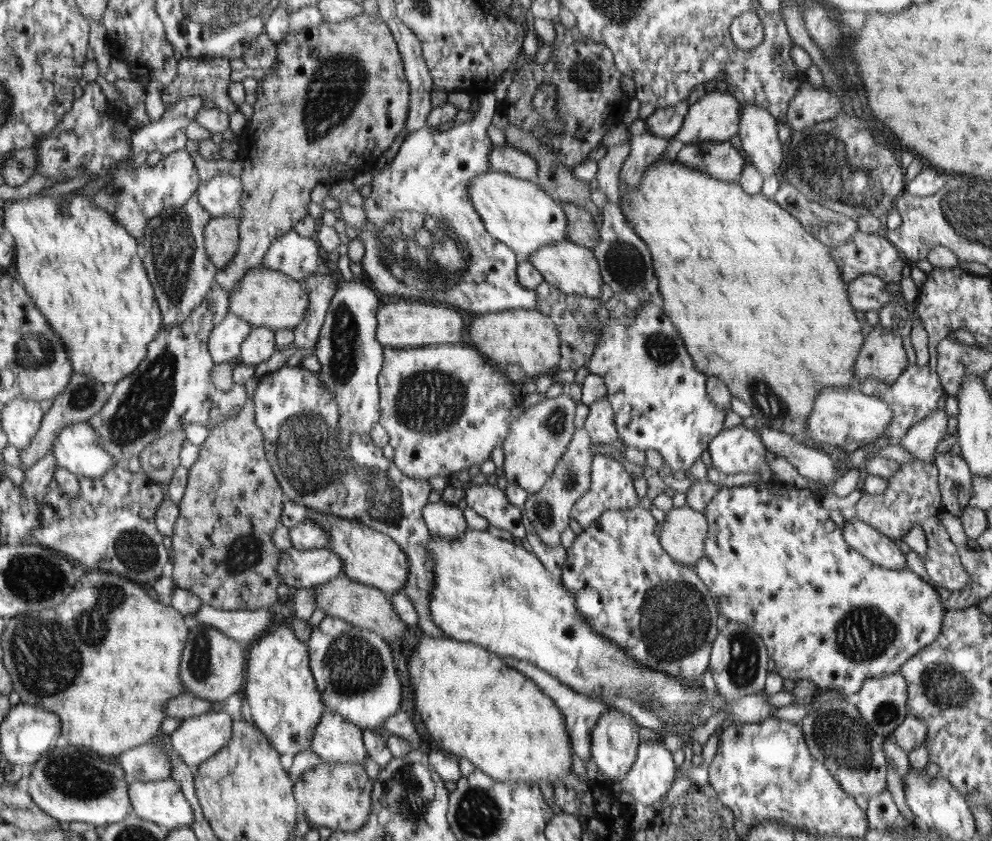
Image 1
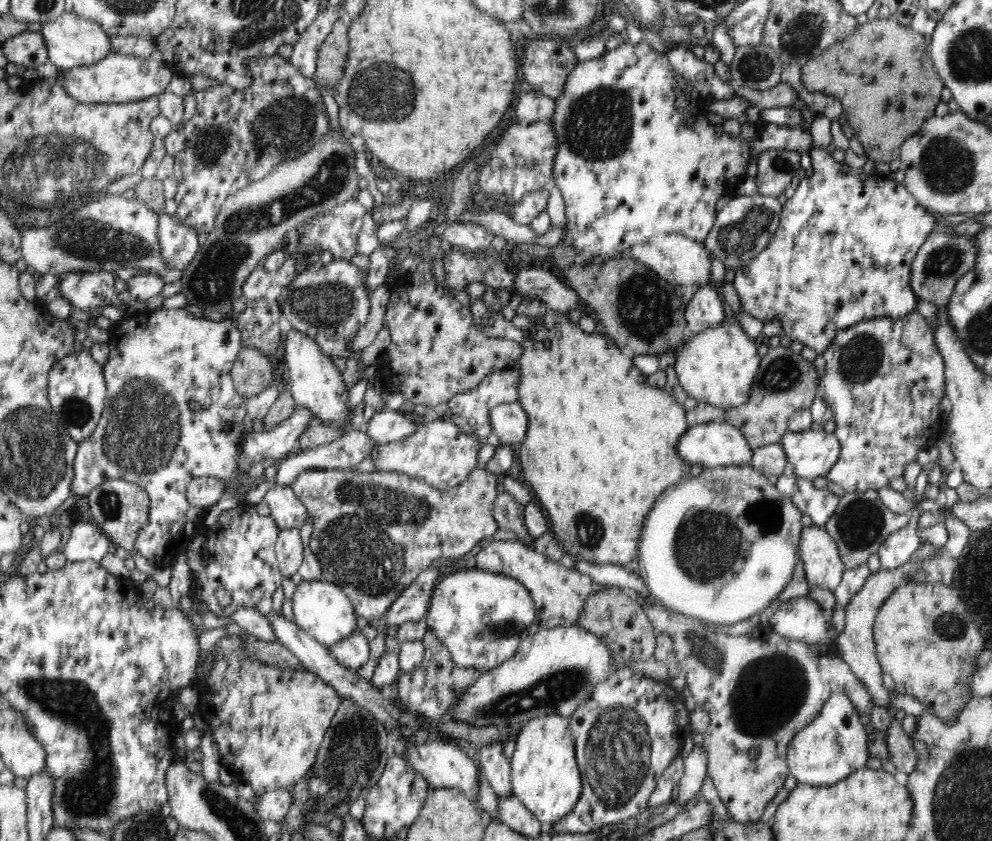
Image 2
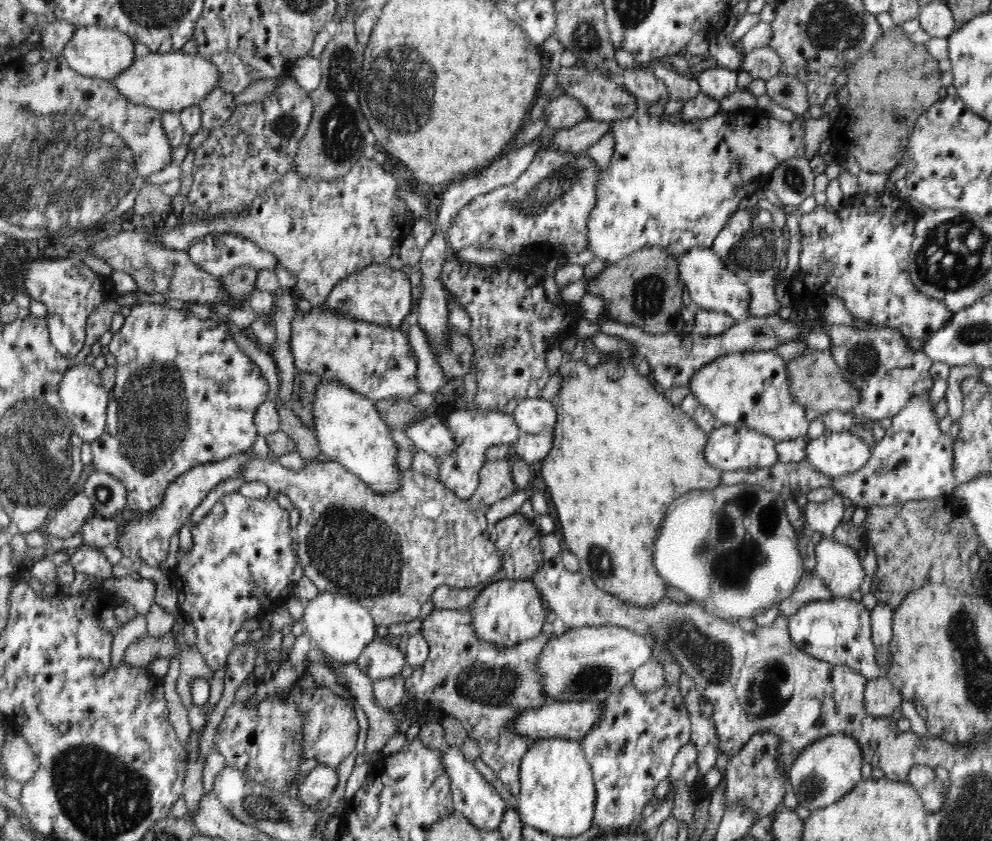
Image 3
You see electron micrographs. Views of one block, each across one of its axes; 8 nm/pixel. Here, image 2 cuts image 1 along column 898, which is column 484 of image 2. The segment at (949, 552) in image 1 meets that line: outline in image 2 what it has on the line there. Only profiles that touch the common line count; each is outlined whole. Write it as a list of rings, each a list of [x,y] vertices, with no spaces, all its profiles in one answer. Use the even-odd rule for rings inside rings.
[[[349,467],[346,470],[332,470],[332,469],[315,469],[302,472],[296,476],[296,481],[289,486],[292,487],[292,492],[296,498],[304,505],[307,512],[307,519],[312,520],[312,536],[310,536],[310,544],[308,548],[318,558],[322,567],[321,580],[331,582],[336,586],[341,587],[344,594],[352,601],[355,613],[362,618],[366,618],[369,623],[372,620],[380,620],[386,616],[388,608],[392,606],[392,602],[398,598],[398,594],[404,590],[417,575],[423,570],[428,569],[430,564],[434,564],[434,560],[440,560],[441,557],[446,558],[463,558],[467,552],[478,544],[483,539],[492,537],[498,530],[498,525],[494,520],[493,506],[497,494],[501,491],[501,476],[494,472],[489,472],[482,468],[476,468],[470,472],[467,480],[464,480],[460,485],[452,487],[451,489],[435,489],[432,485],[427,484],[420,478],[409,476],[408,474],[401,474],[400,472],[356,472],[355,468]]]

